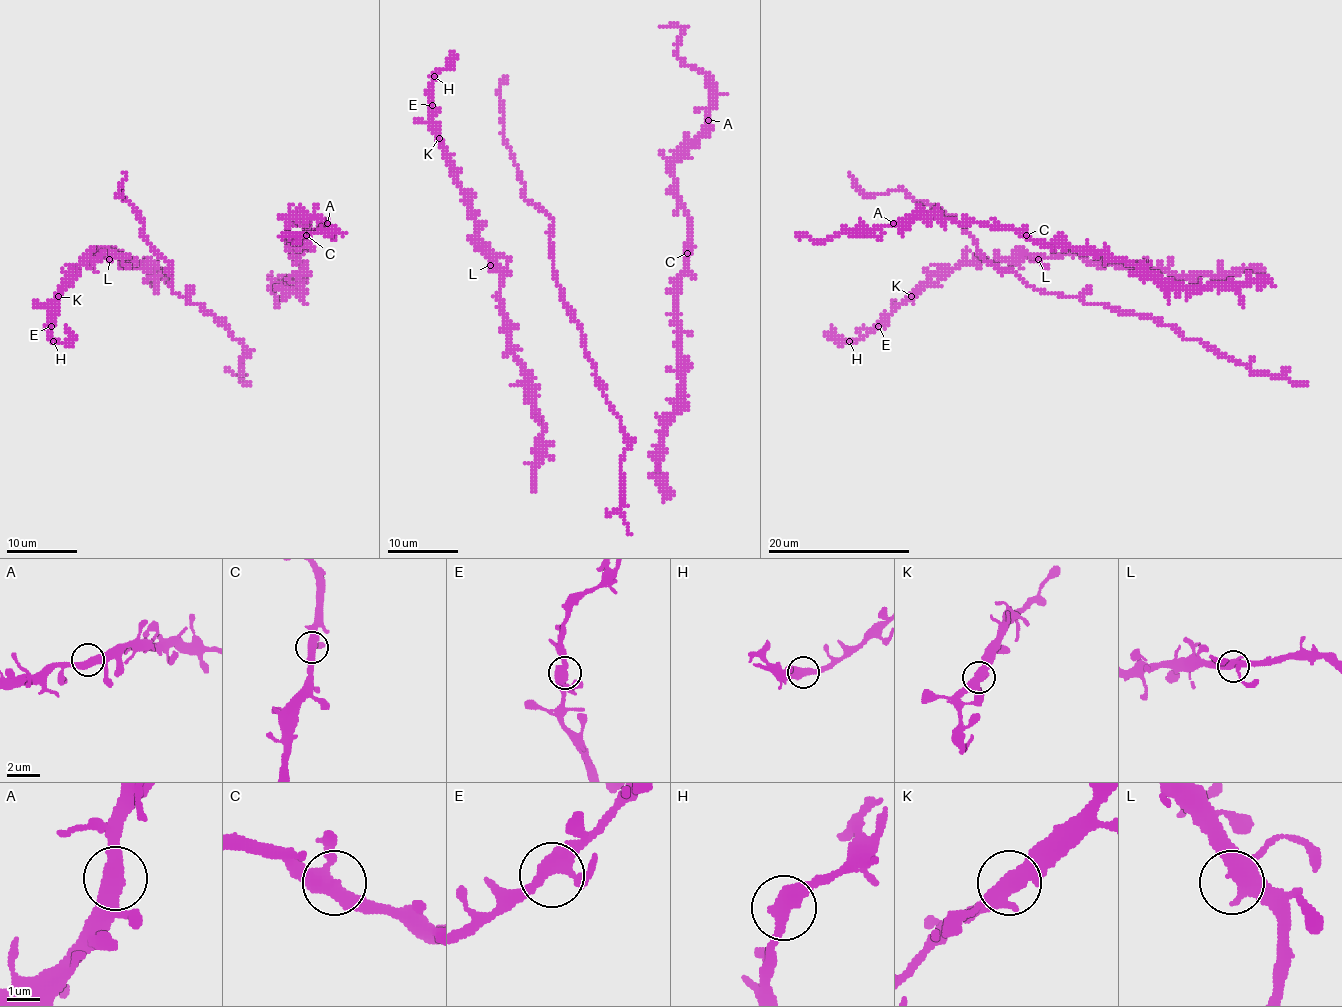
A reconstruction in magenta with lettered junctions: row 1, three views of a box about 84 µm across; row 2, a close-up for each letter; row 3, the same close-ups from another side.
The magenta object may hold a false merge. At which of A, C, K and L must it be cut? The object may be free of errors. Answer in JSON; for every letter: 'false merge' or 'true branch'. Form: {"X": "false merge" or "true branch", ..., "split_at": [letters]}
{"A": "true branch", "C": "true branch", "K": "true branch", "L": "true branch", "split_at": []}

